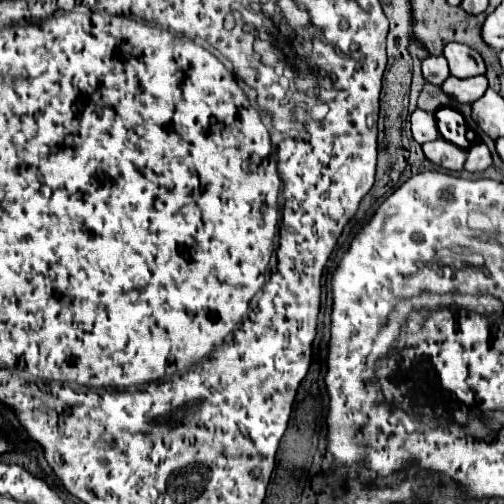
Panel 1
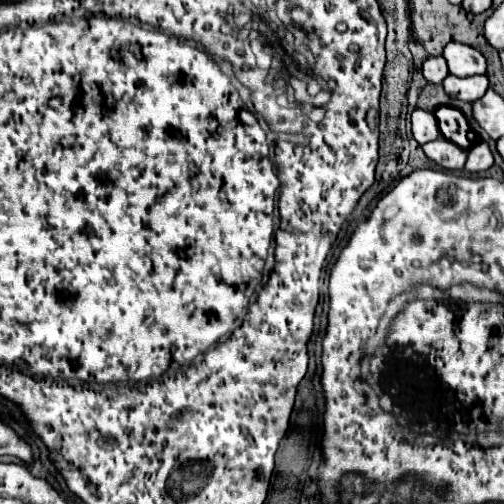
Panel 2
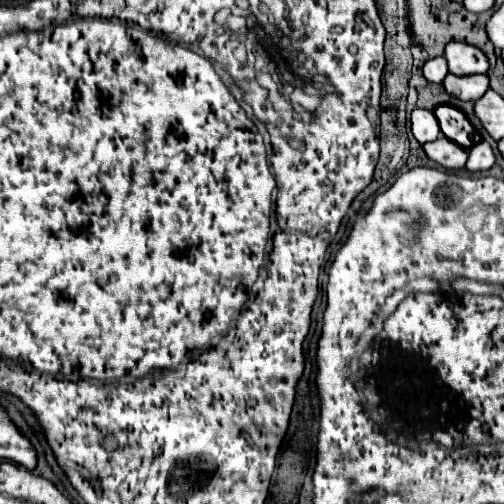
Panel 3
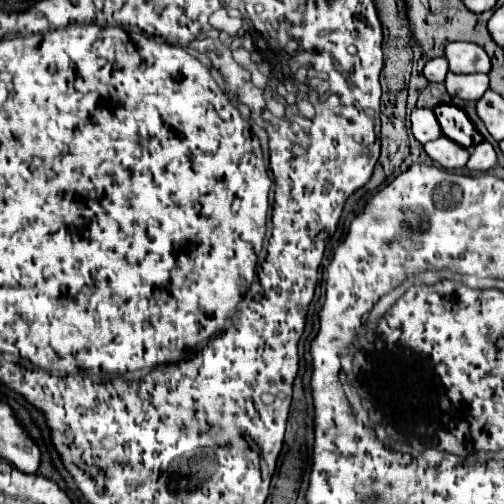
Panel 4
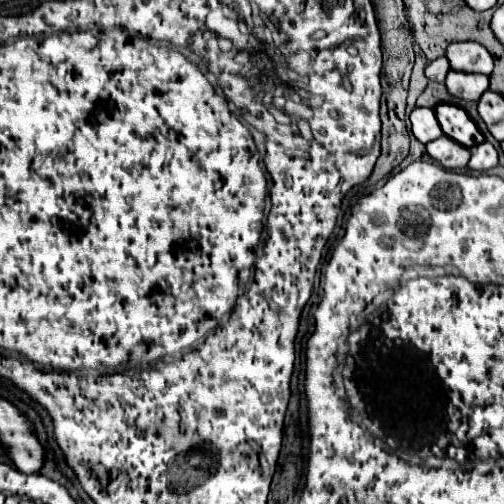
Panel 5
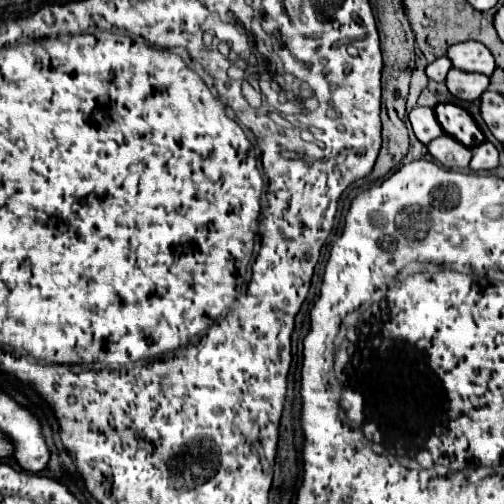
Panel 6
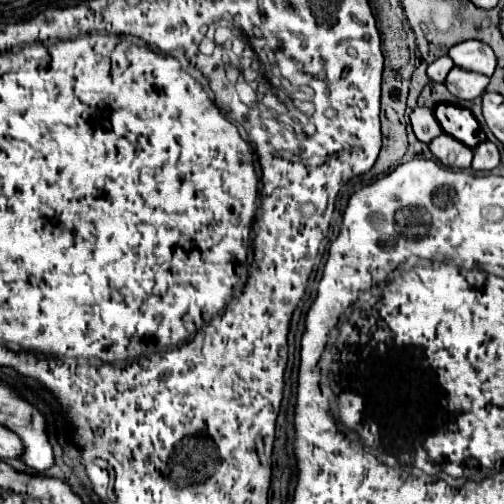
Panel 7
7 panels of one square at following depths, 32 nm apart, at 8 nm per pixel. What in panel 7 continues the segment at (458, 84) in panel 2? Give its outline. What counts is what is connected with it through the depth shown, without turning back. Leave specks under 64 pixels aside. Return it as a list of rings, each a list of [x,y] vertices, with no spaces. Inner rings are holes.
[[[452,68],[448,72],[448,78],[446,78],[446,88],[460,100],[474,100],[478,96],[482,96],[482,92],[486,90],[488,86],[488,80],[484,74],[478,74],[478,72],[468,72],[468,70],[462,70],[462,68]]]

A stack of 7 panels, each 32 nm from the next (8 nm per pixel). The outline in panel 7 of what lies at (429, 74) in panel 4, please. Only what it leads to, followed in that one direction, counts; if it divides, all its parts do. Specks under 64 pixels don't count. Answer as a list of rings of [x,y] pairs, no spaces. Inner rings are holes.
[[[440,56],[438,60],[434,60],[434,62],[428,66],[428,76],[430,76],[430,80],[434,80],[434,82],[444,82],[452,66],[454,66],[454,62],[452,62],[448,56]]]

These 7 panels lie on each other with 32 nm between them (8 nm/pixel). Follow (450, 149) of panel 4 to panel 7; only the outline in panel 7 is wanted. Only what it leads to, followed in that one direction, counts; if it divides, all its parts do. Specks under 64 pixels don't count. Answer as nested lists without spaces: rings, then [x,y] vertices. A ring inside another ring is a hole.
[[[440,134],[430,144],[430,152],[434,158],[438,158],[446,168],[468,168],[472,162],[472,150],[452,138],[450,134]]]

